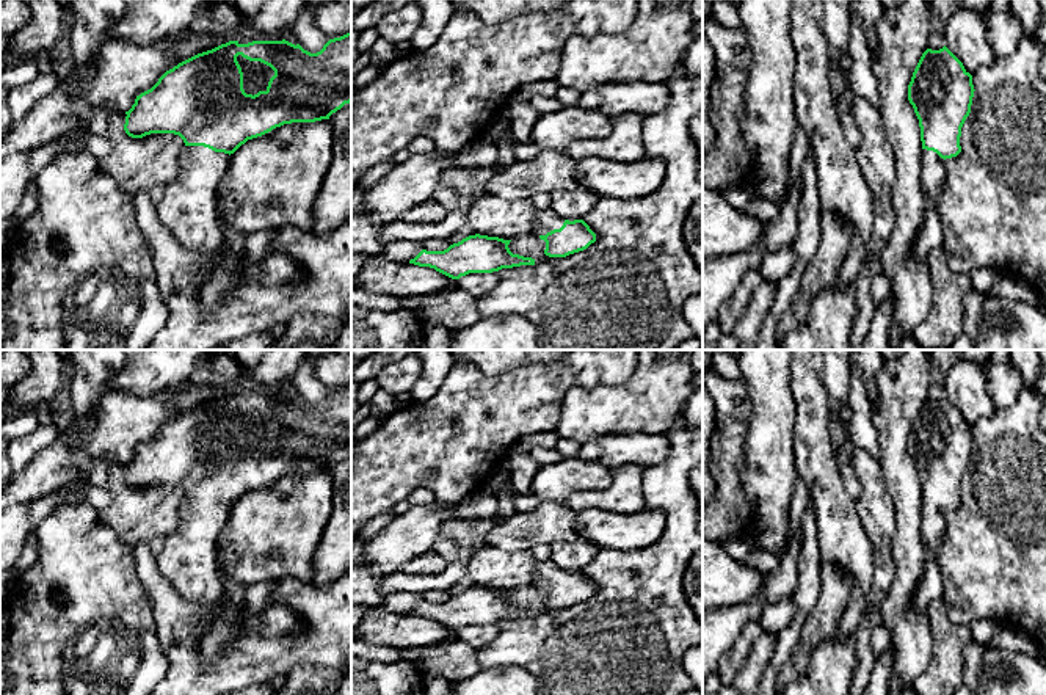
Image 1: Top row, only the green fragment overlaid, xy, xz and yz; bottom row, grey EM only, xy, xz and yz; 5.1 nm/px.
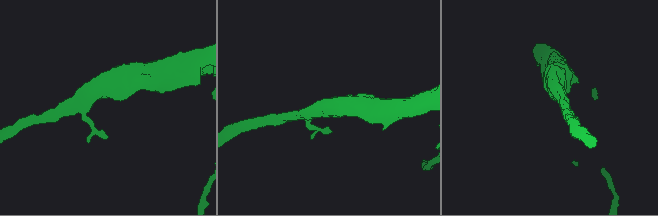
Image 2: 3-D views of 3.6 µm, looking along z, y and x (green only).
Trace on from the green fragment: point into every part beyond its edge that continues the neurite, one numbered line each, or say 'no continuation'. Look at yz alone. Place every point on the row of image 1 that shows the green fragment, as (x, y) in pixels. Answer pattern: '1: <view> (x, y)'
1: yz (930, 236)

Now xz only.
1: xz (546, 220)

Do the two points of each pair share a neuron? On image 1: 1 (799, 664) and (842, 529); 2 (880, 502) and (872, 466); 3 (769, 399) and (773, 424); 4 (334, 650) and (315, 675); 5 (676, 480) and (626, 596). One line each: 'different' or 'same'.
1: different
2: same
3: same
4: different
5: same

